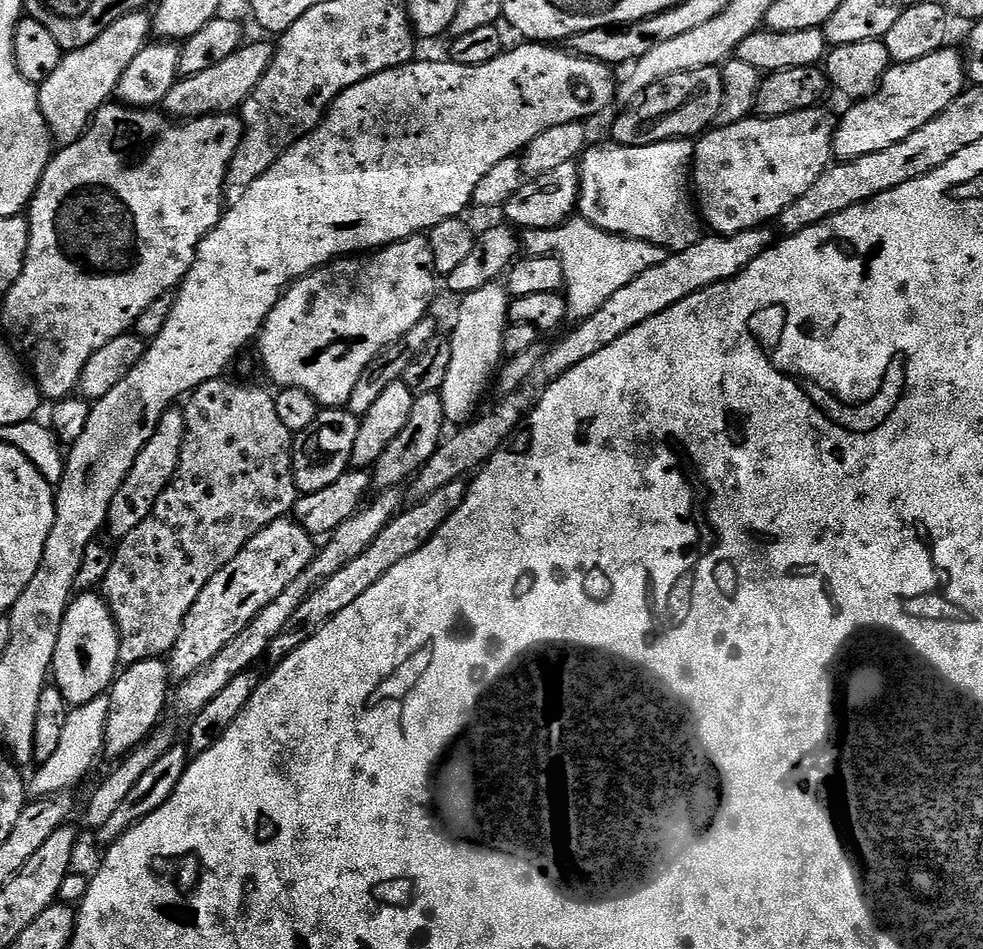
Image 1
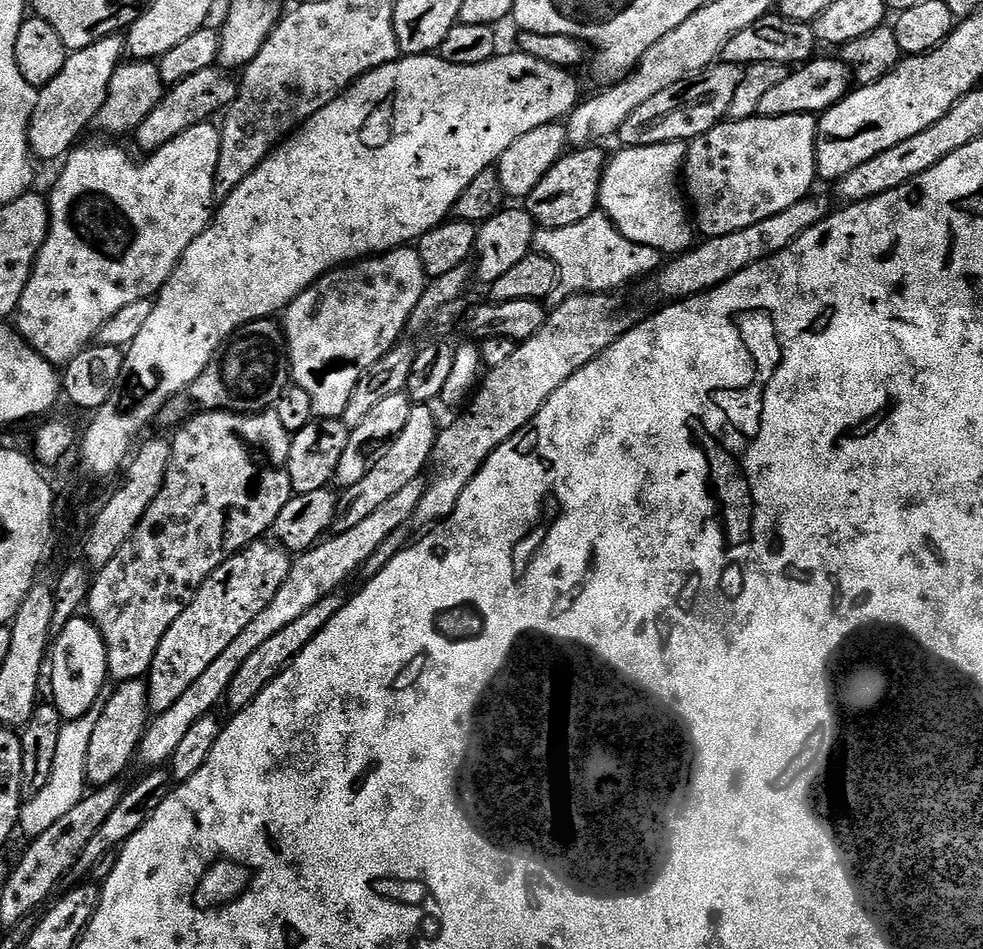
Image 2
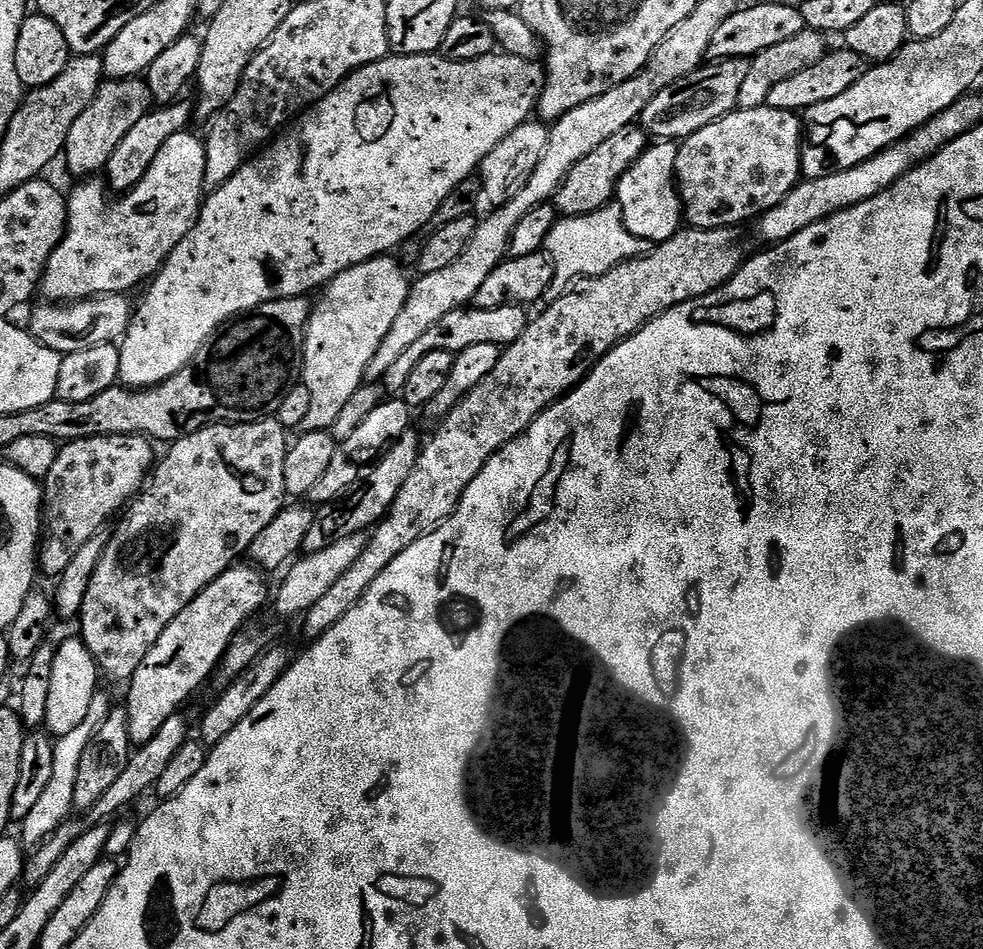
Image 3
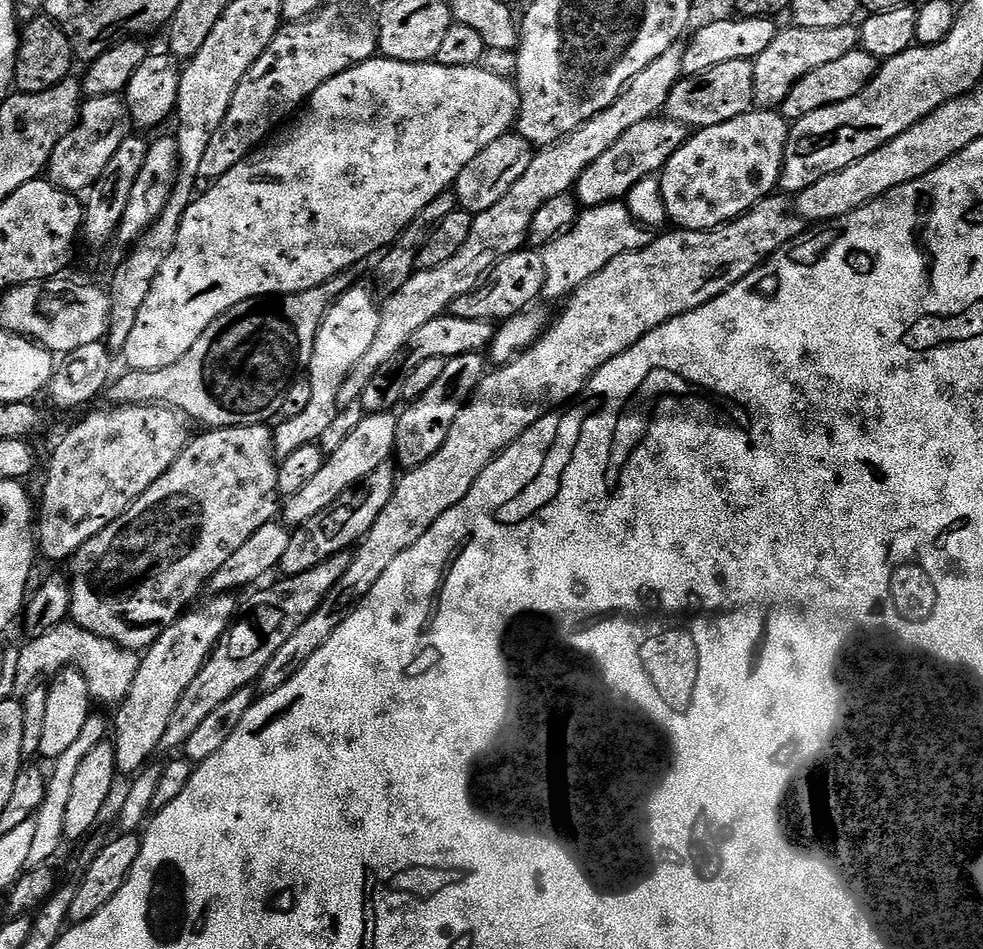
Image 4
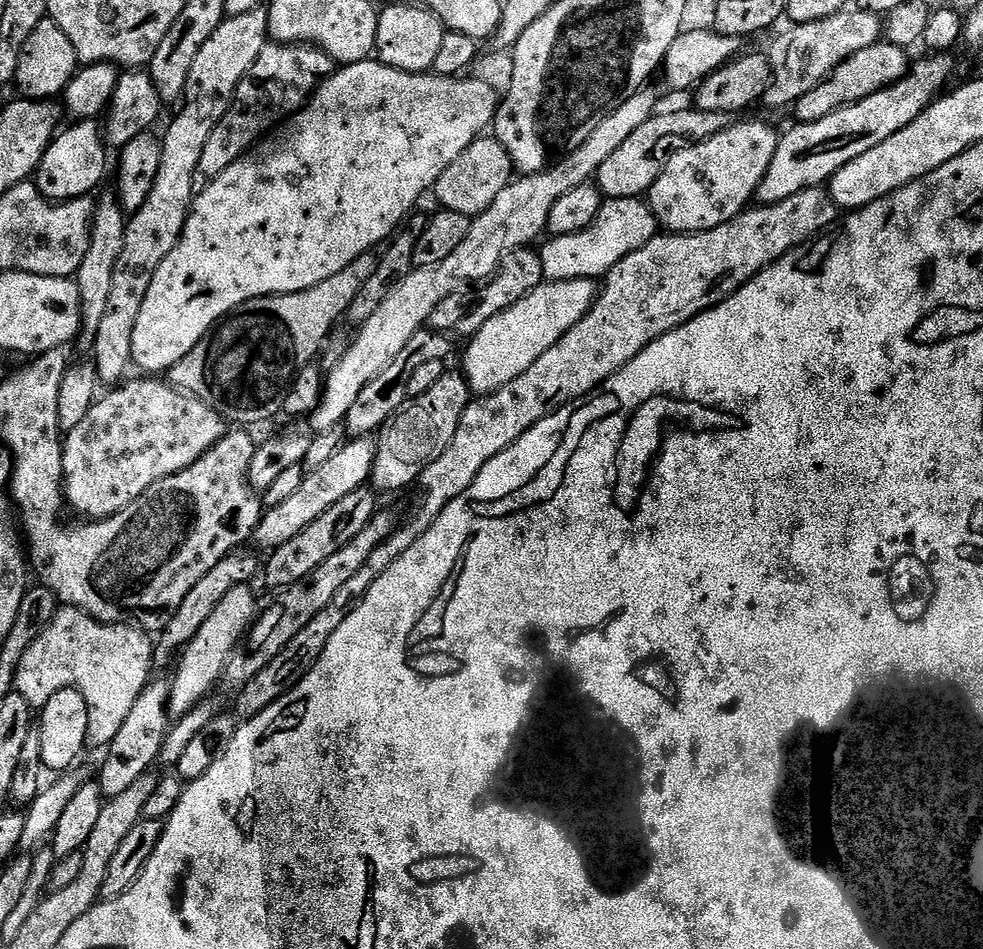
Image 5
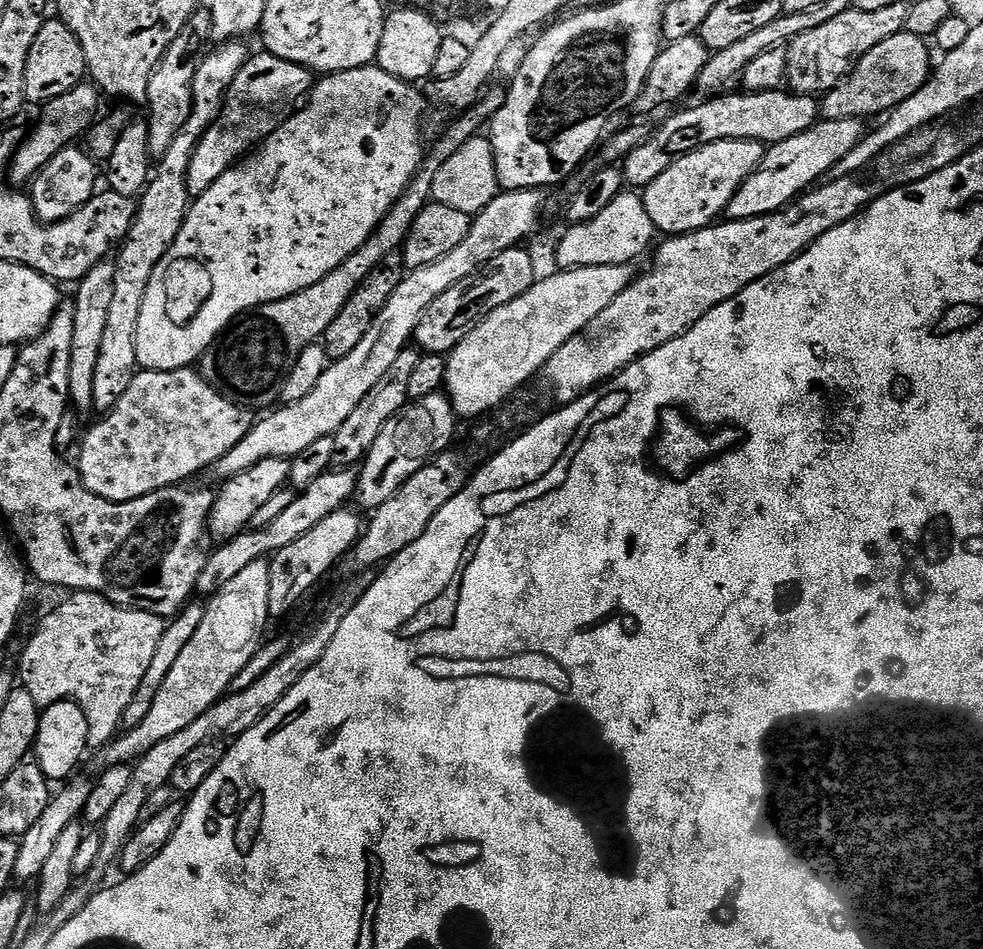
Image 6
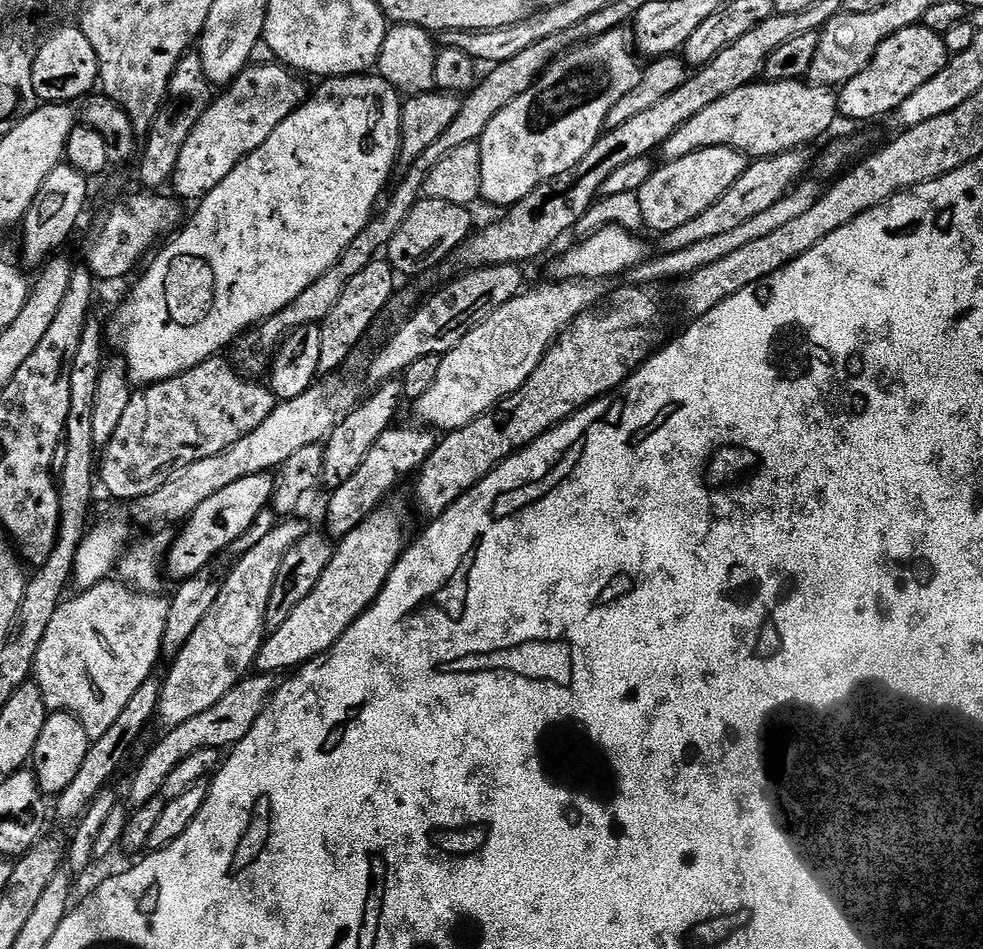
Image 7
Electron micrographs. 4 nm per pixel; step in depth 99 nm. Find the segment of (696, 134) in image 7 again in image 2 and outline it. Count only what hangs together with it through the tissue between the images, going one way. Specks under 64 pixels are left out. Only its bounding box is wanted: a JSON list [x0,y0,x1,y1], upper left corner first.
[523,146,606,229]

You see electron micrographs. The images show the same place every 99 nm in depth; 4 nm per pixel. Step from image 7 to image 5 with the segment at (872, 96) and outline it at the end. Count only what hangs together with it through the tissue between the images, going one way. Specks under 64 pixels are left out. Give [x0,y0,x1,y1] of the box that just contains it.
[794,42,910,124]

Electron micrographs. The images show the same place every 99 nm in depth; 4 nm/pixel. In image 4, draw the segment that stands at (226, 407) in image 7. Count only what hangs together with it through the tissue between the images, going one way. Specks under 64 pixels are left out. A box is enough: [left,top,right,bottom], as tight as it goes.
[38,404,190,560]

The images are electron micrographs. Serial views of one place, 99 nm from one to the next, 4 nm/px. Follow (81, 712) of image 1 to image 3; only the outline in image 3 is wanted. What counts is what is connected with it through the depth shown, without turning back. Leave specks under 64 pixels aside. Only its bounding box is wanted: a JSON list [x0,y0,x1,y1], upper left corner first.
[18,690,114,849]

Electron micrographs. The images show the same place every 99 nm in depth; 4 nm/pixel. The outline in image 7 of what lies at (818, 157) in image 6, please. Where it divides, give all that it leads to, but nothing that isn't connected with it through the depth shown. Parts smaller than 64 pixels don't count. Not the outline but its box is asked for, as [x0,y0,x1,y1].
[663,148,810,251]

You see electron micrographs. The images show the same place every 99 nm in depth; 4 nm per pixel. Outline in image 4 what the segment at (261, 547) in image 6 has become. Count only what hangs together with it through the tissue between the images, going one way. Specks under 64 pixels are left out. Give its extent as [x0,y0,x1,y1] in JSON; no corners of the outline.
[282,412,398,529]

